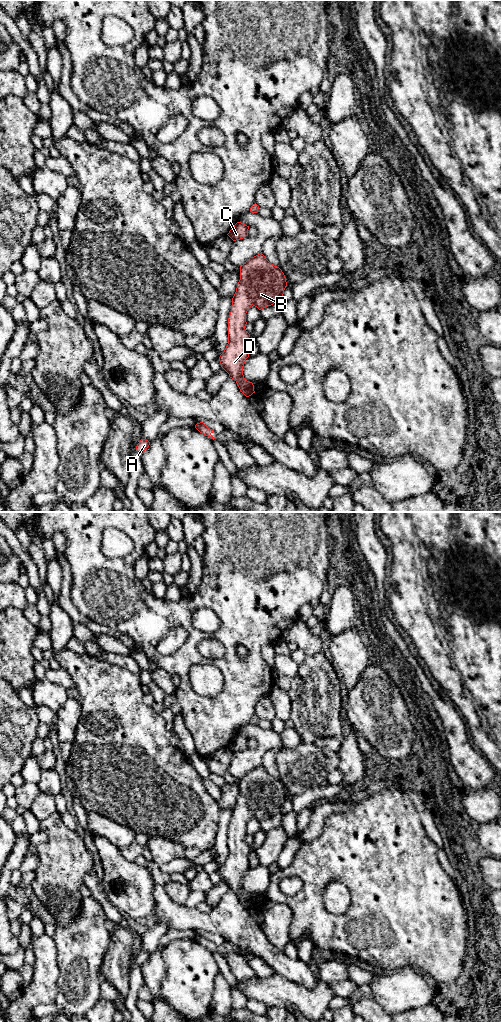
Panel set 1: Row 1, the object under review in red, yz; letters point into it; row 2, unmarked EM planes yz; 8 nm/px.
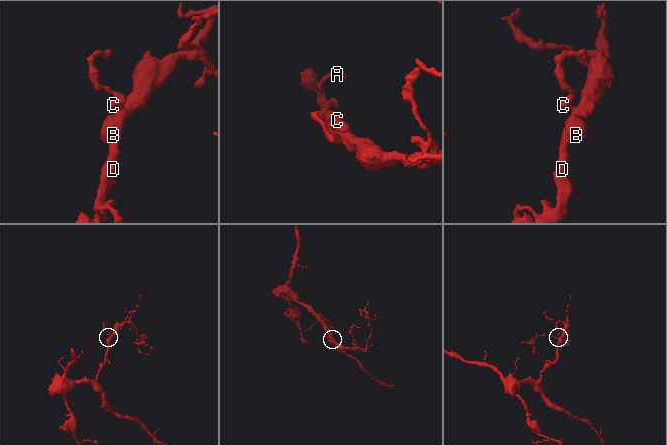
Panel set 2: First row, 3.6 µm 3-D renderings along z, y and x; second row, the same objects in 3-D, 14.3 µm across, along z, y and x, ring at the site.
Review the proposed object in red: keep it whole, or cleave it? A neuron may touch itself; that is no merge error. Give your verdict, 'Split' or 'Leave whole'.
Leave whole

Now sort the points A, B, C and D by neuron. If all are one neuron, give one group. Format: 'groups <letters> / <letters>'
groups A B C D

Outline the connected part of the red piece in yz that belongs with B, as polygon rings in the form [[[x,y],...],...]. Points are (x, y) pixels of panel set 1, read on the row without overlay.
[[[262,765],[250,769],[240,778],[240,792],[232,810],[228,830],[228,856],[219,873],[246,909],[255,905],[253,895],[243,887],[243,878],[249,869],[250,849],[245,841],[246,825],[252,817],[261,822],[283,813],[286,798],[282,782],[271,776]]]

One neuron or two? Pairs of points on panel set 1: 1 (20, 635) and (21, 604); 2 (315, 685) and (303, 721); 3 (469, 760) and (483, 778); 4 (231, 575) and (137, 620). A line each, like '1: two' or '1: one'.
1: two
2: one
3: one
4: one

